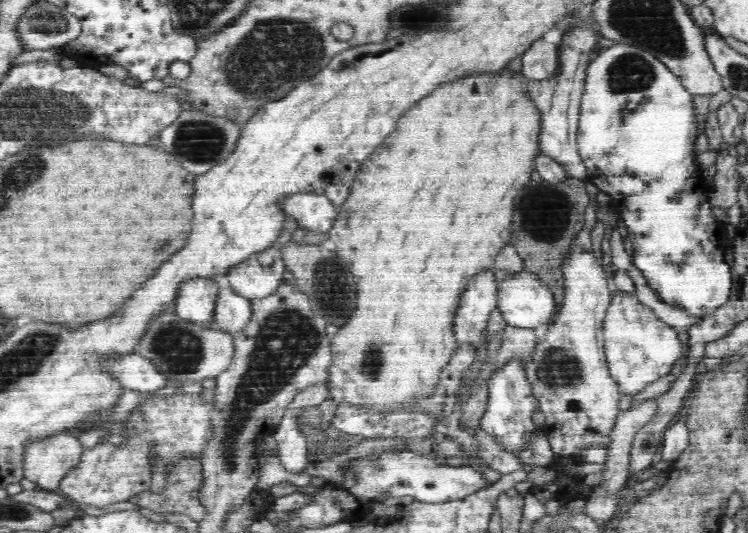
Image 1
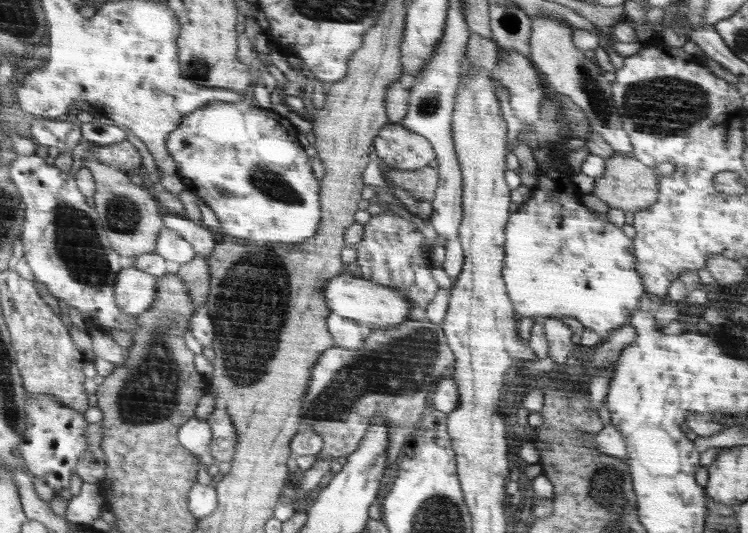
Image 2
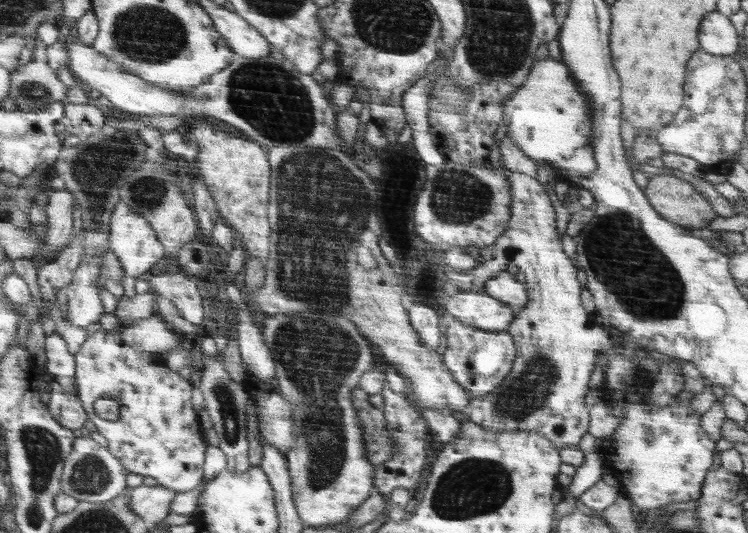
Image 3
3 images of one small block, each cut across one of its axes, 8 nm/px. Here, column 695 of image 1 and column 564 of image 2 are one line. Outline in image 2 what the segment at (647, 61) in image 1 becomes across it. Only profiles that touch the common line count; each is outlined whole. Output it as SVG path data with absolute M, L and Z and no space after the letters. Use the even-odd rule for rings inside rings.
M499 47L496 66L491 76L500 80L510 94L510 106L514 110L514 116L521 123L520 131L516 135L517 142L530 146L532 150L549 148L550 166L540 169L538 174L550 180L550 186L554 188L554 196L550 194L552 190L546 190L548 194L542 196L533 194L532 198L520 205L518 212L511 216L507 224L507 258L503 263L503 279L507 281L507 292L510 294L515 311L520 313L521 318L534 317L542 320L572 316L585 328L607 339L612 331L626 322L626 318L638 306L638 300L644 296L645 284L638 271L638 255L635 252L634 240L626 236L621 228L612 224L606 214L586 208L580 198L581 190L570 182L570 178L566 178L570 176L572 170L564 162L568 154L560 150L560 144L568 142L572 138L572 133L562 113L562 101L558 99L562 94L554 91L554 95L550 98L550 94L546 91L547 81L540 80L540 75L532 62L530 57L514 49Z

